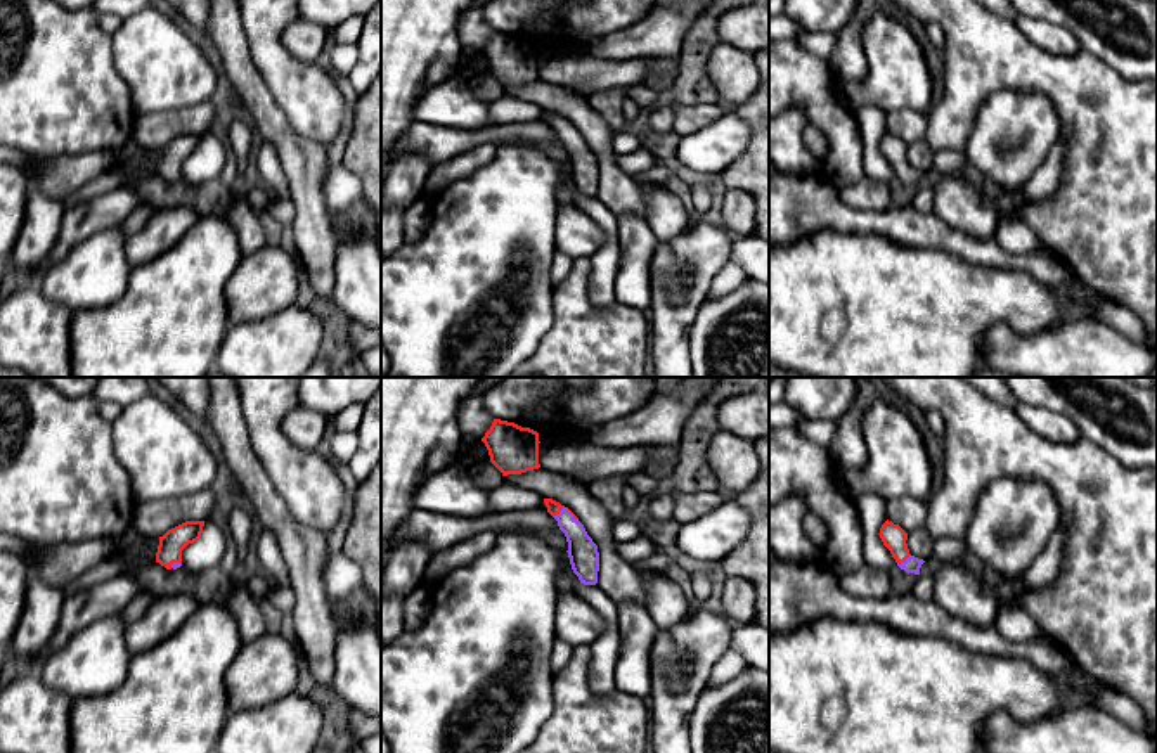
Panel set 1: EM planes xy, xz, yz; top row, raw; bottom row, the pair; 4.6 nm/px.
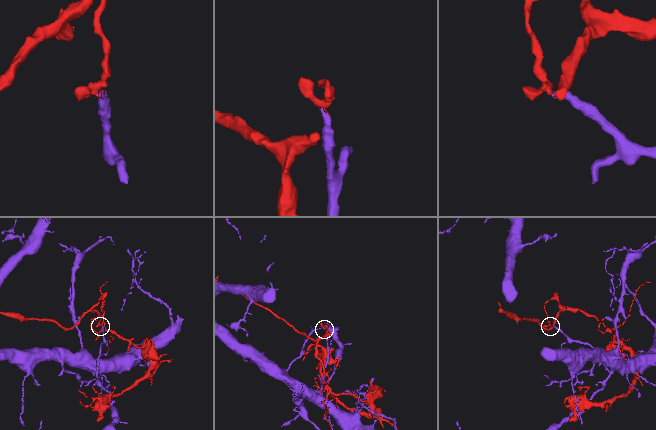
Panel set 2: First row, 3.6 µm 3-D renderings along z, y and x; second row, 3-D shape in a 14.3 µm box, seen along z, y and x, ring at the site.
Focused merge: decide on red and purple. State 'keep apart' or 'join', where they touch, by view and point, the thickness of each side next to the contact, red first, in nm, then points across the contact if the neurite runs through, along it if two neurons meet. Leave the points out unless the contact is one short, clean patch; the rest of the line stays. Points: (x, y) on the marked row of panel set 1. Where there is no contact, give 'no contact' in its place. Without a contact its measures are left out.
keep apart | yz (903, 561) | 110/80 nm

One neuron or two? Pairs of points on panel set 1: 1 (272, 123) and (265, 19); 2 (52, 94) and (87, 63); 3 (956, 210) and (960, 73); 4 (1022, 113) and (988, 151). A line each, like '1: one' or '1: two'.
1: two
2: one
3: two
4: one

